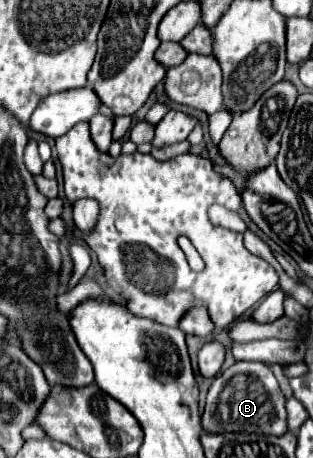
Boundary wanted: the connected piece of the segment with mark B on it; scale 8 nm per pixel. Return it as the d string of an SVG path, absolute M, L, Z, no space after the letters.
M238 360L228 370L224 370L218 378L214 378L202 414L202 428L212 432L246 430L256 434L262 432L262 434L280 436L288 430L284 402L286 398L282 396L272 370L264 362Z

